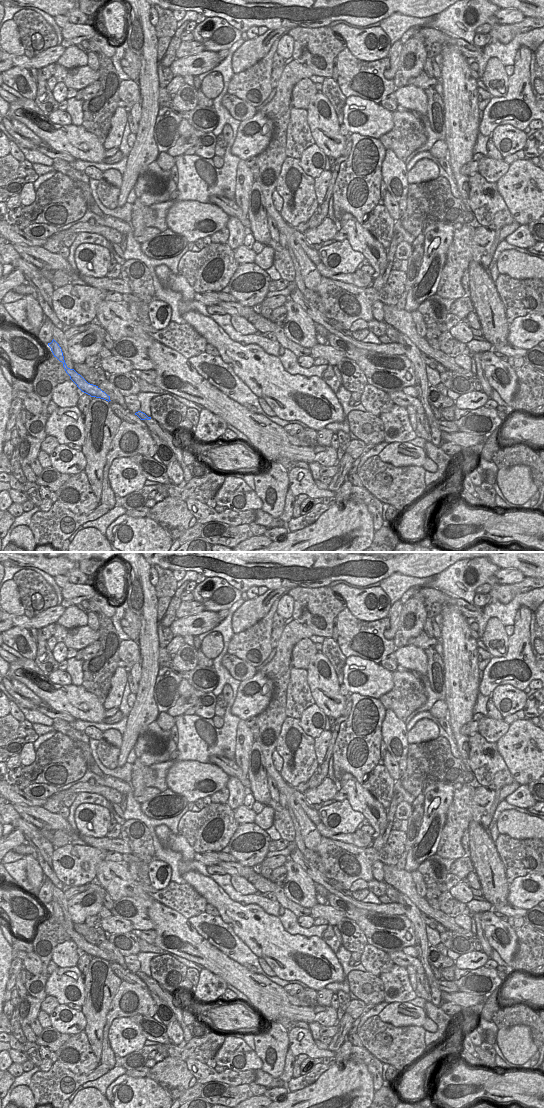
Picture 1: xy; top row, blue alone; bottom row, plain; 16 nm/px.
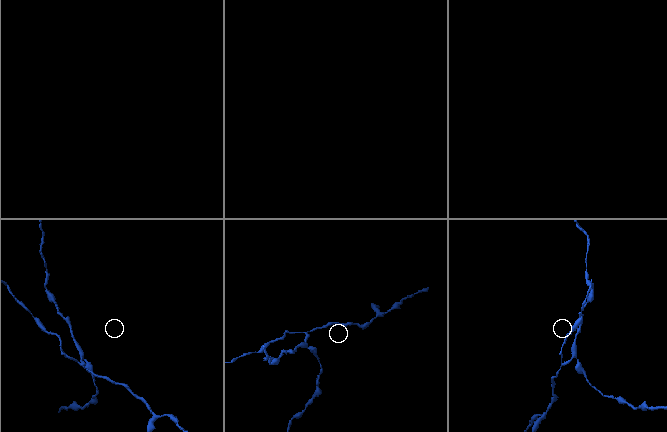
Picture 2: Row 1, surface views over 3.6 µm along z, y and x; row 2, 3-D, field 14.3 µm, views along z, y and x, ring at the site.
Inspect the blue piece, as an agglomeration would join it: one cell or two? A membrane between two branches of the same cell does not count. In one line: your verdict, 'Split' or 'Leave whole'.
Split.

